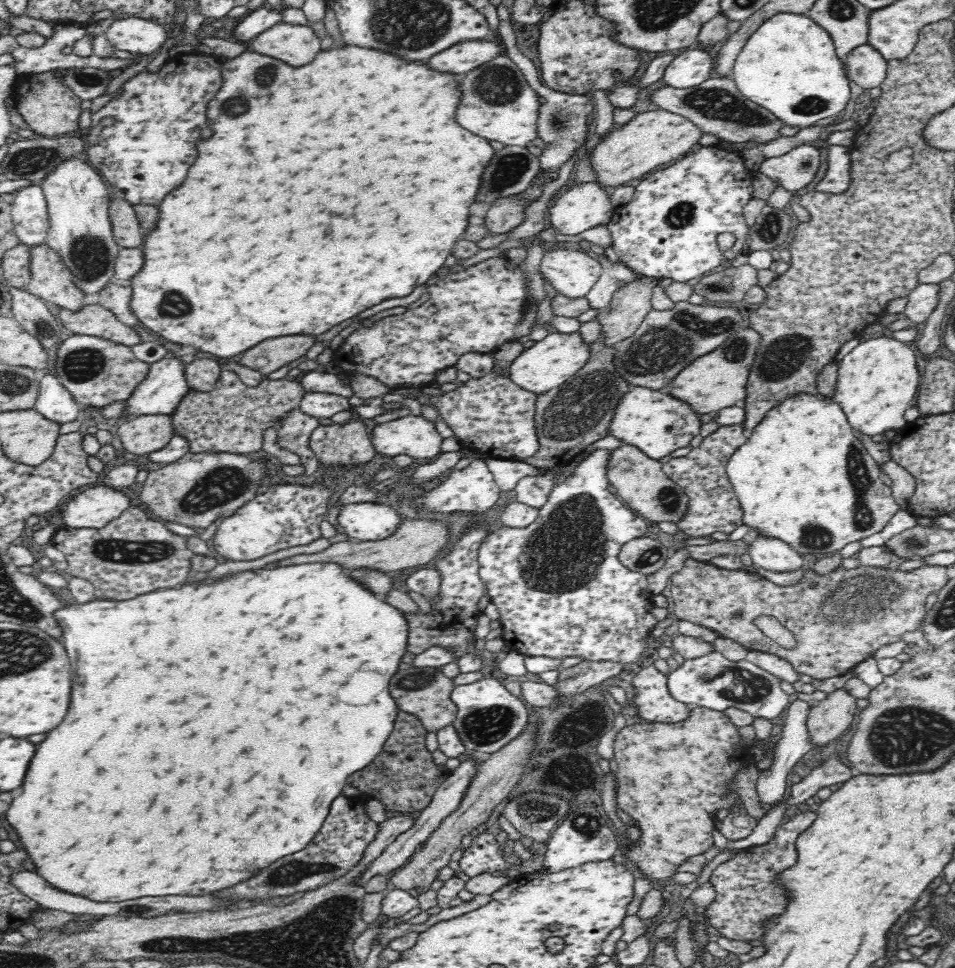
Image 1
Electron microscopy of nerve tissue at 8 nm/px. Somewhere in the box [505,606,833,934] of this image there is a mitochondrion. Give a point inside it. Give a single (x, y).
(741, 686)

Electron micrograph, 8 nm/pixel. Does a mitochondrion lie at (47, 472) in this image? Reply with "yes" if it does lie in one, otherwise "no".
no

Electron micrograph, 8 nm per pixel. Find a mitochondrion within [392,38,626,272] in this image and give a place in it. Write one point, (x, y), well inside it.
(498, 85)

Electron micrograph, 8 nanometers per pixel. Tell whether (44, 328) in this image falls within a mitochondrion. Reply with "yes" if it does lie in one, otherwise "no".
yes

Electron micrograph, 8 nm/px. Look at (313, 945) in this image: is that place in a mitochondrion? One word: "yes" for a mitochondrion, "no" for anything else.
yes

